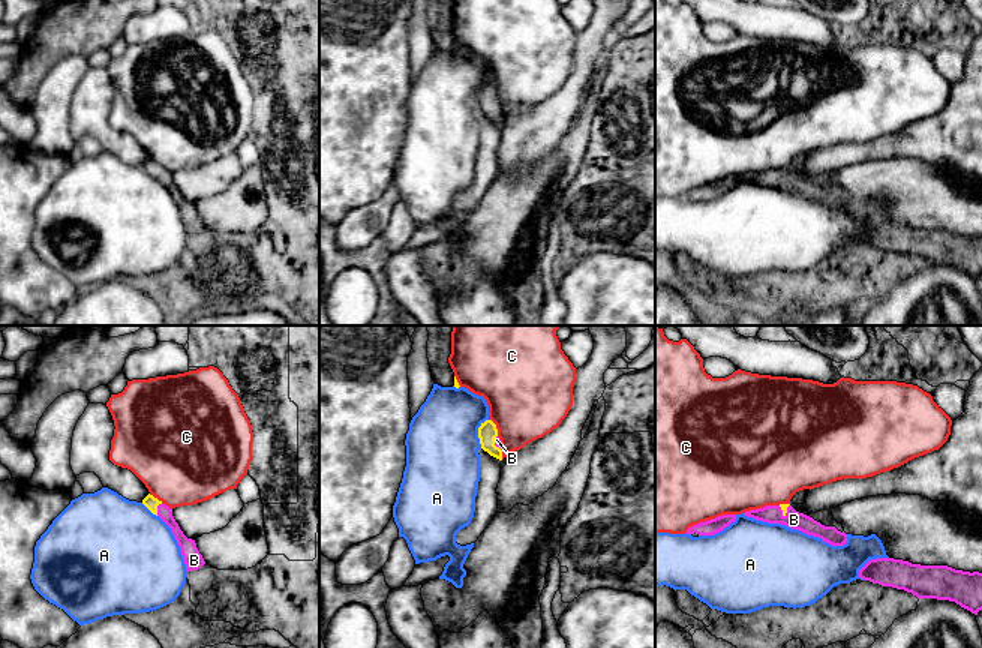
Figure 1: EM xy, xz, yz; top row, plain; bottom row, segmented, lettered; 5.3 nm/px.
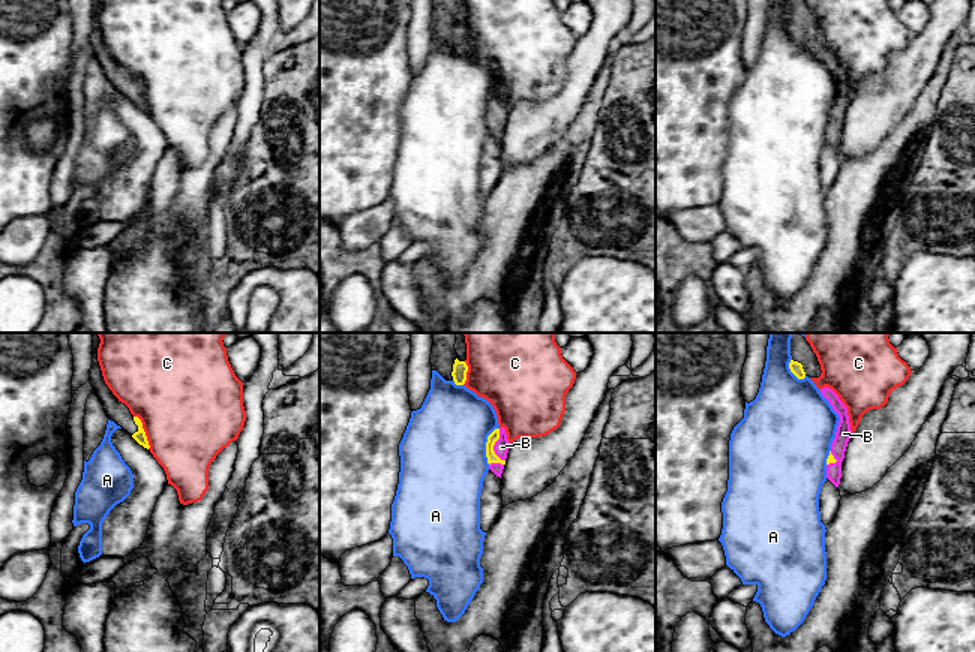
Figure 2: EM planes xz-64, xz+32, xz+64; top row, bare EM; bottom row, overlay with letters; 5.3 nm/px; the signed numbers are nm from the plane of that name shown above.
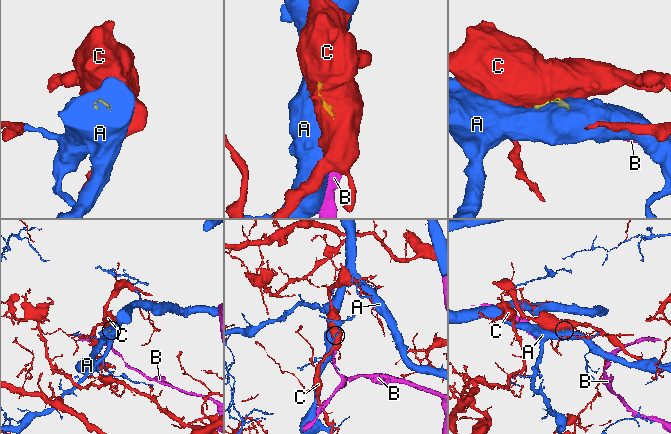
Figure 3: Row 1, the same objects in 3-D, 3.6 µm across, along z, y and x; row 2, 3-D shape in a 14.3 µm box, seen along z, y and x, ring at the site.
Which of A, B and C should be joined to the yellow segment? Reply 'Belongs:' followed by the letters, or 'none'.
Belongs: B

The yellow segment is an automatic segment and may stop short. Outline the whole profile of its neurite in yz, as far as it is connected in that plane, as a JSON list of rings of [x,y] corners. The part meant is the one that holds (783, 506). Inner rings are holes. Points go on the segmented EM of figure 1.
[[[790,504],[766,506],[763,508],[745,512],[744,514],[762,522],[781,524],[792,530],[799,530],[832,546],[843,546],[847,542],[847,534],[844,531],[841,532],[835,526],[825,526],[813,518],[796,512]]]

